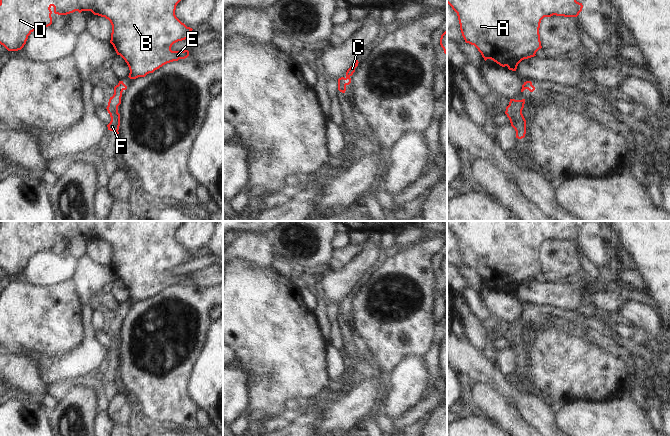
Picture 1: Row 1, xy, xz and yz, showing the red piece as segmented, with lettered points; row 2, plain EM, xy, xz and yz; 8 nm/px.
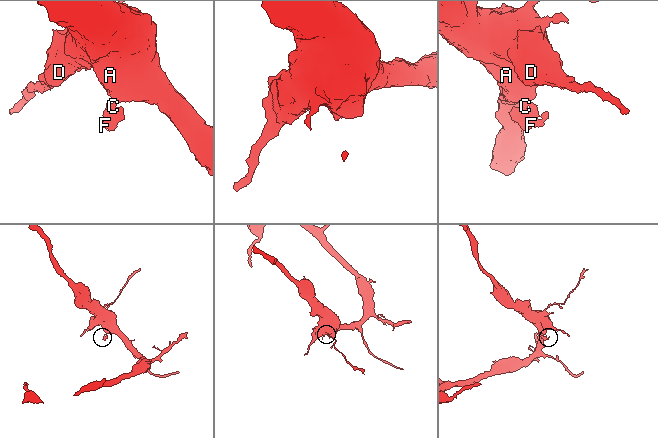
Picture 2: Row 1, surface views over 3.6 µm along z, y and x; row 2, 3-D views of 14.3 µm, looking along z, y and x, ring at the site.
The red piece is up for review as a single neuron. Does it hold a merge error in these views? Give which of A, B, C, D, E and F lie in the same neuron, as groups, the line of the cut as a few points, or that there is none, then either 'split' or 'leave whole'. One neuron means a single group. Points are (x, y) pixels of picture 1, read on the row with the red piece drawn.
A B C D E F; no cut; leave whole

